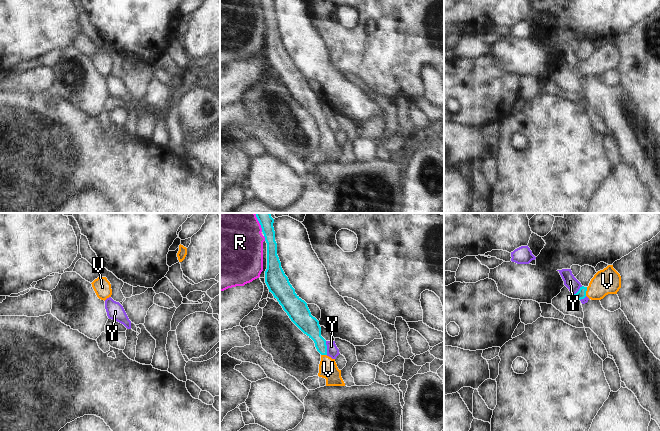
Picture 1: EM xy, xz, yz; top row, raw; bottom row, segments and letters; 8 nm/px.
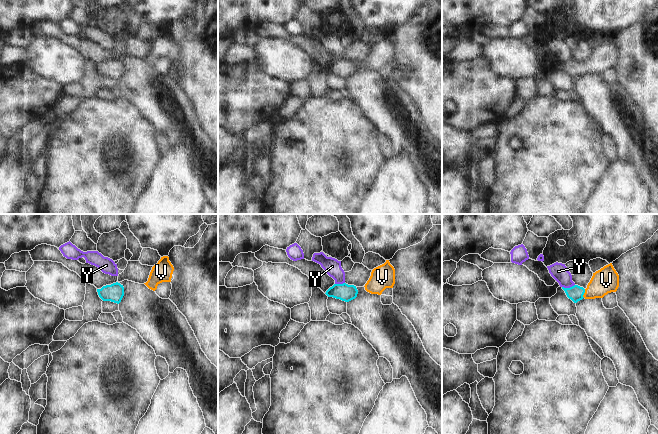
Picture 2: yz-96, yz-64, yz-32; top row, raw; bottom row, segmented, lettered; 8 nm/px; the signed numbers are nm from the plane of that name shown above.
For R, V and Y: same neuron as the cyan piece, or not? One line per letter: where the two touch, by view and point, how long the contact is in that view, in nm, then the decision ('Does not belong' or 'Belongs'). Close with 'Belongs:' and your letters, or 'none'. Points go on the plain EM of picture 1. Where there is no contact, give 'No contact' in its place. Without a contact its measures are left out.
R: Touches cyan at xz (265, 14). Shared border 40 nm. Does not belong
V: Touches cyan at yz (586, 66). Shared border 70 nm. Belongs
Y: Touches cyan at xz (326, 124). Shared border 110 nm. Does not belong
Belongs: V.

